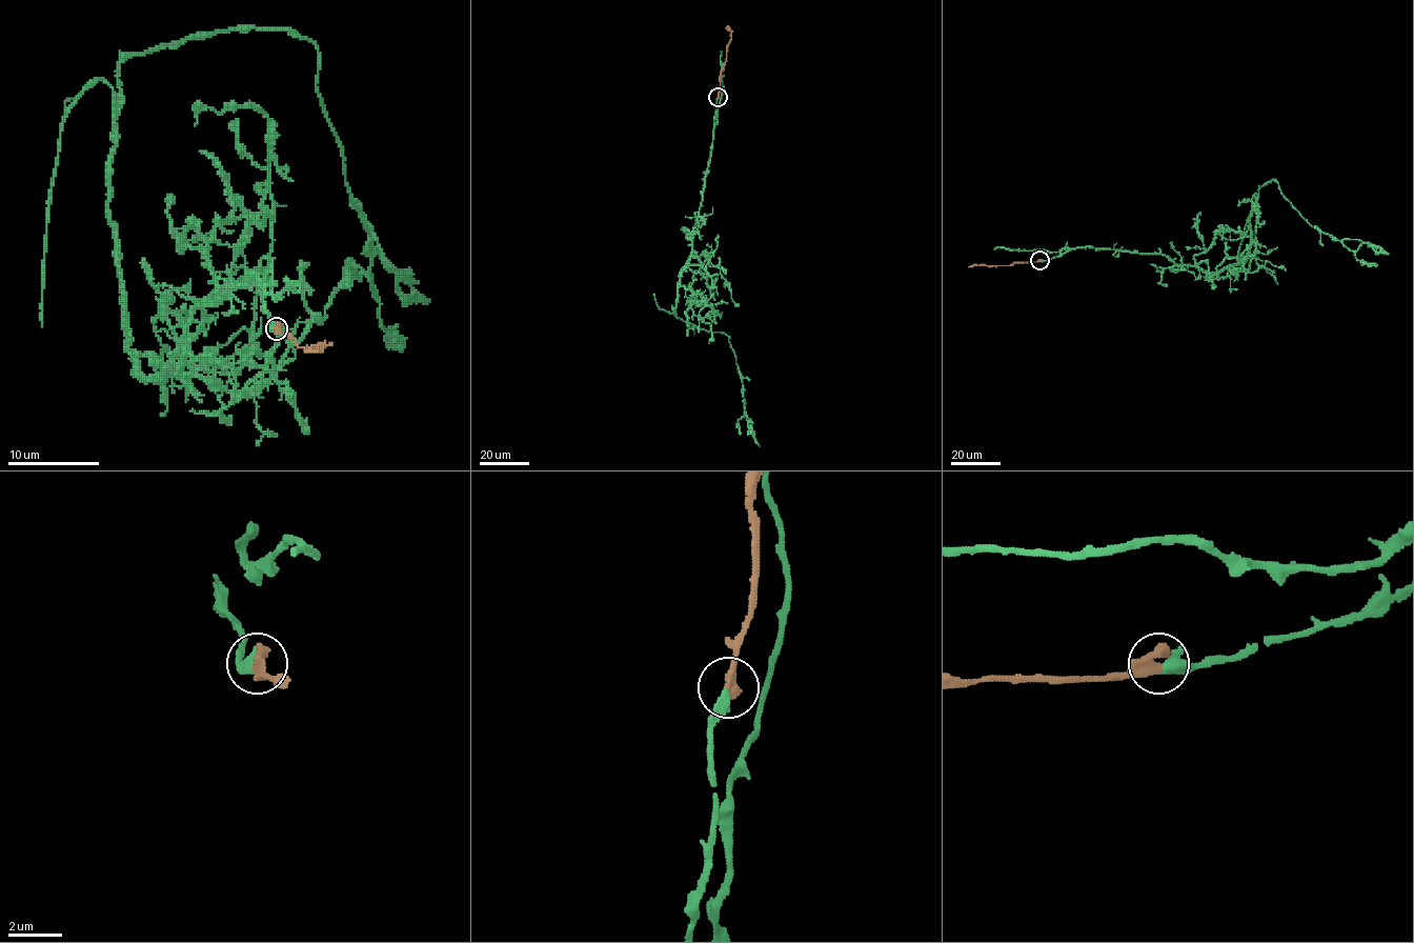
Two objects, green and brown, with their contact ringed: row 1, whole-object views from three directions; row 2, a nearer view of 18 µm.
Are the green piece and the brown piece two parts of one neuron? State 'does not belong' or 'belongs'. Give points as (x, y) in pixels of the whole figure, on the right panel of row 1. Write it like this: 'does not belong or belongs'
belongs

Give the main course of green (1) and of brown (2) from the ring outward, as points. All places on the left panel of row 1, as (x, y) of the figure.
1: (277, 328), (257, 279), (138, 367), (108, 215), (122, 62), (236, 27), (316, 46), (372, 254), (429, 299)
2: (277, 328), (288, 334), (300, 347), (325, 345), (314, 349), (318, 352)

